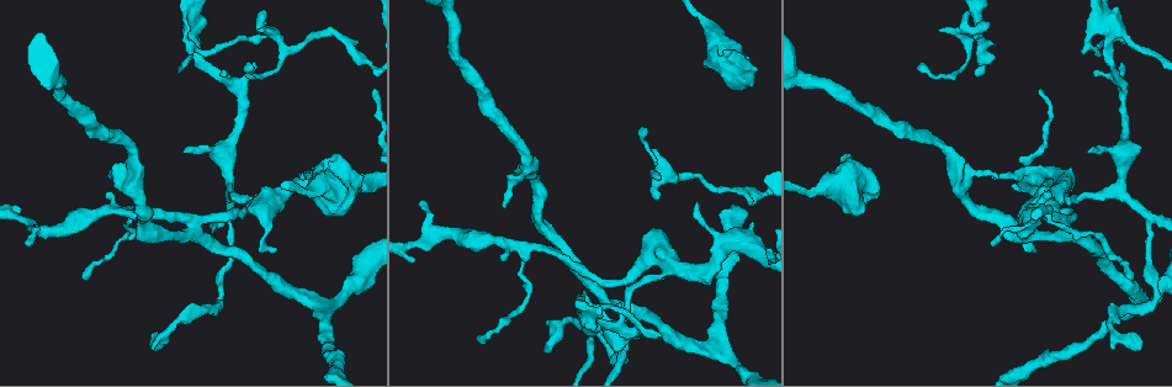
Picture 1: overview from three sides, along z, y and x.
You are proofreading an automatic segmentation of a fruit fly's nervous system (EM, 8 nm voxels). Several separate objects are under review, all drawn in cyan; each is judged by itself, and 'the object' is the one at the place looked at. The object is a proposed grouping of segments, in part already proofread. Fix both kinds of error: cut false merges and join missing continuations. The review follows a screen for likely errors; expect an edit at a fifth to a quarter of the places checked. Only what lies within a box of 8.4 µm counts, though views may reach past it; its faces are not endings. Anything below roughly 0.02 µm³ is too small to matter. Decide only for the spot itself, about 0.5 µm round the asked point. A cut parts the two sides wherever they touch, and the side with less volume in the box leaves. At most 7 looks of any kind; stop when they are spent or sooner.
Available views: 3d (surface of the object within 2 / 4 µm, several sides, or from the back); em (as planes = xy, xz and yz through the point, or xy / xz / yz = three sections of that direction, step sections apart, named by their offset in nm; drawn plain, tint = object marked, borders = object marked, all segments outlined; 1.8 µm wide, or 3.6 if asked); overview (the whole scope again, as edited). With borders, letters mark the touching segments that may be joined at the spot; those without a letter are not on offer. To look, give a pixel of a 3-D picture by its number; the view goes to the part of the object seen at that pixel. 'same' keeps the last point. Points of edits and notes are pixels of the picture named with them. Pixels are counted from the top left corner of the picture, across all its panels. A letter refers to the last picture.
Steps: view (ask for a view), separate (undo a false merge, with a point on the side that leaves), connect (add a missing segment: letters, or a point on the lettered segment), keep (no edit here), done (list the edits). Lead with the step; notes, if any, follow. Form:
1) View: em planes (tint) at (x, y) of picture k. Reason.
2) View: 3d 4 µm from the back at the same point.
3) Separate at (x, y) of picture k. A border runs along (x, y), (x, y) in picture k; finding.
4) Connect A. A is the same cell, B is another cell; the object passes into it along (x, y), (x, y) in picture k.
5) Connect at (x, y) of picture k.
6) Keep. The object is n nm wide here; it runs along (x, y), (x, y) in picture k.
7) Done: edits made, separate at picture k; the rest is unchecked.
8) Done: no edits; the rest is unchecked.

View: em 3.6 µm xy step 8 (tint) at (588, 278) of picture 1. Sharp bend.

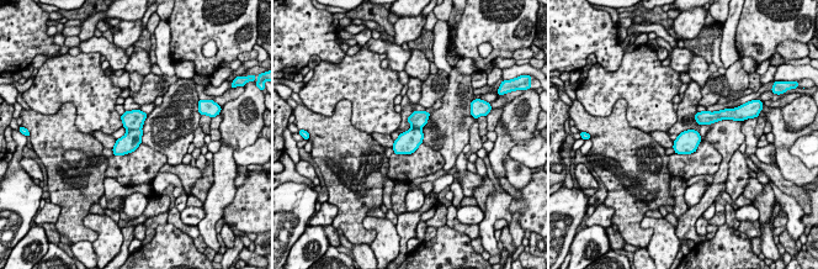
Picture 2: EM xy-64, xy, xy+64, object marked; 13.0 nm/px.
View: em 3.6 µm planes (borders) at the same point. Another direction.

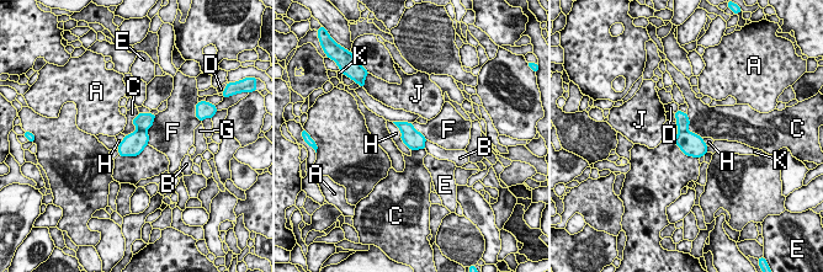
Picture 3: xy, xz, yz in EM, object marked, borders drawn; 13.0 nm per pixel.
Keep. The object is 240 nm wide here; A, B, C, D, E, F, G, H, J and K are other cells; a border runs along (685, 113), (688, 129), (701, 138) in picture 3; continuous, no second neuron.

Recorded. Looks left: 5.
View: em planes (tint) at (987, 24) of picture 1. Branch stops here.

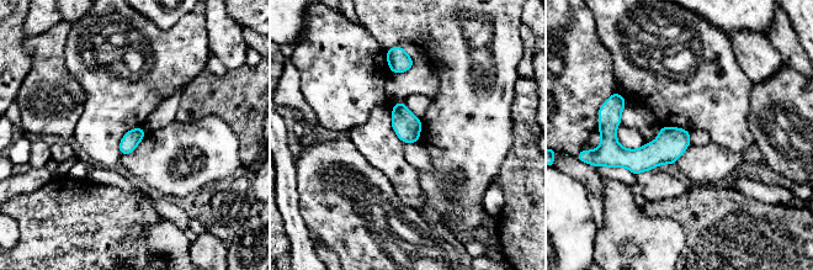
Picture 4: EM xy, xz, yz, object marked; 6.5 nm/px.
View: em planes (borders) at the same point.

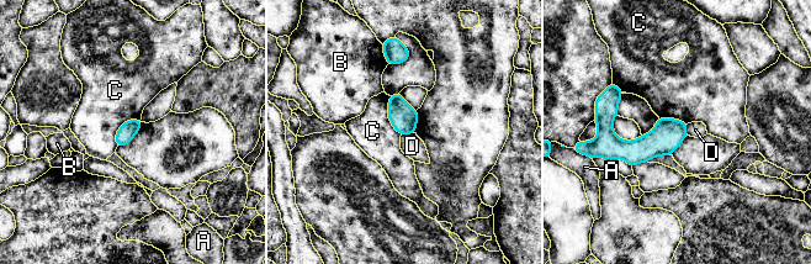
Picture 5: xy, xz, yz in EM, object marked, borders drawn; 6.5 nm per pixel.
Keep. A, B, C and D are other cells; no lettered segment goes on from it.

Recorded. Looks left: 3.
View: em planes (borders) at (359, 188) of picture 1. Free end.

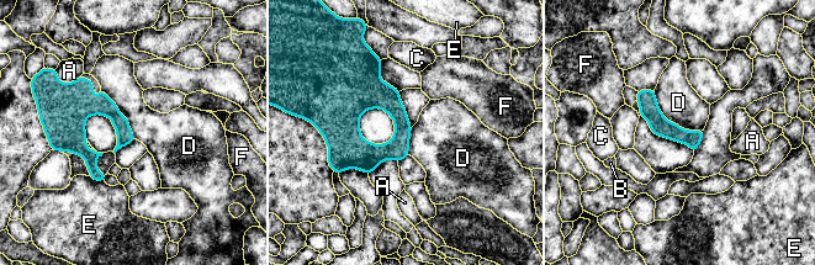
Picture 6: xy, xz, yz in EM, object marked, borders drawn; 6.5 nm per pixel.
Keep. A, B, C, D, E and F are other cells; a border runs along (654, 90), (667, 120), (703, 130) in picture 6; no lettered segment goes on from it.

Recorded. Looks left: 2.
Done: no edits; the rest is unchecked.

